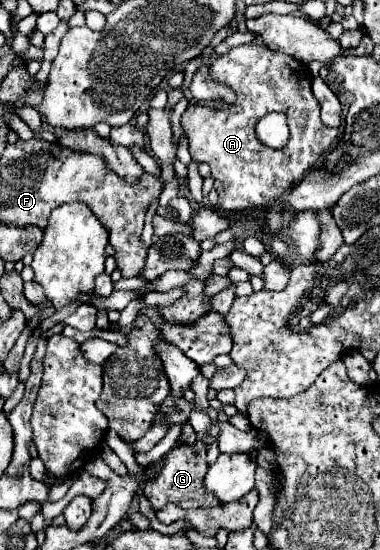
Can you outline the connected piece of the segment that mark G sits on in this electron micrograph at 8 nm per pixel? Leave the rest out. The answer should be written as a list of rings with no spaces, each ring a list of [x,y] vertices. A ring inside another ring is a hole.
[[[197,441],[195,445],[177,445],[161,463],[161,469],[155,479],[149,479],[143,487],[143,495],[149,499],[151,507],[159,511],[167,503],[175,503],[183,509],[191,507],[215,507],[219,501],[203,489],[203,477],[207,473],[207,461],[205,461],[205,443]]]

